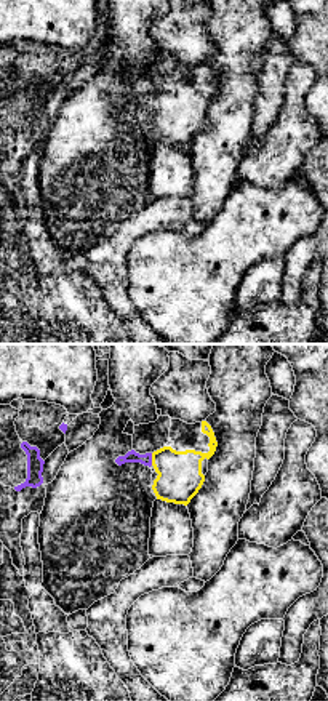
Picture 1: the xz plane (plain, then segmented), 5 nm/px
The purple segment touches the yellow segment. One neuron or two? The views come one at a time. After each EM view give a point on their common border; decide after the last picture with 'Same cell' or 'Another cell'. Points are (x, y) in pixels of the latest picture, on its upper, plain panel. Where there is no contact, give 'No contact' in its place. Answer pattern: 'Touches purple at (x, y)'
Touches purple at (151, 101)

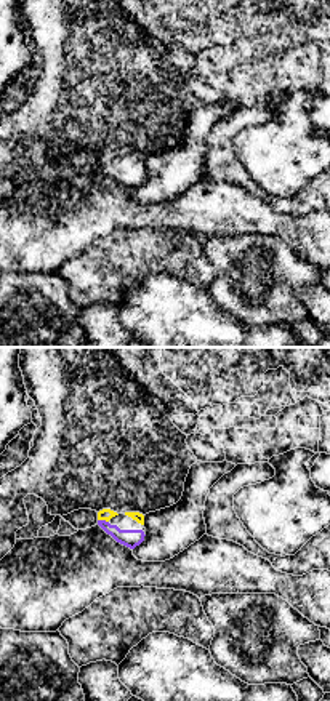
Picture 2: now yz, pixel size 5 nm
Touches purple at (103, 162)

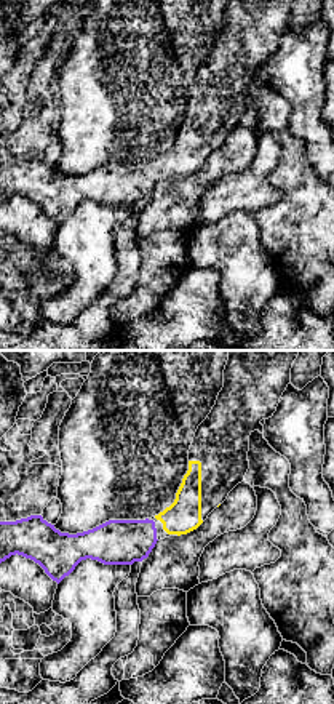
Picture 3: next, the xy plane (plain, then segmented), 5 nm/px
No contact

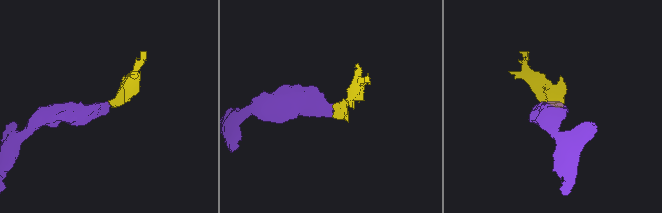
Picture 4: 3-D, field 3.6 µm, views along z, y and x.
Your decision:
Same cell

